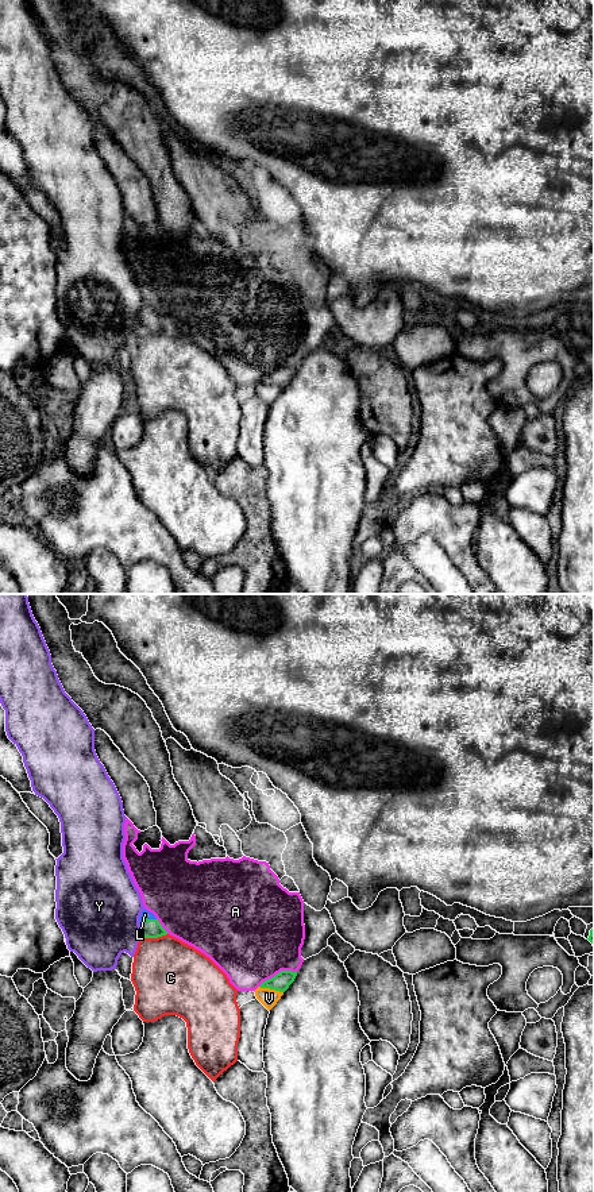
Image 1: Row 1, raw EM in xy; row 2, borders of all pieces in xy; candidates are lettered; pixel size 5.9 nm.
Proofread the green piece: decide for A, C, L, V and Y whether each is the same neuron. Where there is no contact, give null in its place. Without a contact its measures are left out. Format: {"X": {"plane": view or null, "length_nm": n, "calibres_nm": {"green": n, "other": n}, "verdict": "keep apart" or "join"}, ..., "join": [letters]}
{"A": {"plane": "xy", "length_nm": 240, "calibres_nm": {"green": 110, "other": 500}, "verdict": "keep apart"}, "C": {"plane": "xy", "length_nm": 150, "calibres_nm": {"green": 110, "other": 440}, "verdict": "keep apart"}, "L": {"plane": "xy", "length_nm": 110, "calibres_nm": {"green": 110, "other": 50}, "verdict": "join"}, "V": {"plane": "xy", "length_nm": 150, "calibres_nm": {"green": 110, "other": 110}, "verdict": "keep apart"}, "Y": {"plane": "xy", "length_nm": 70, "calibres_nm": {"green": 110, "other": 460}, "verdict": "keep apart"}, "join": ["L"]}

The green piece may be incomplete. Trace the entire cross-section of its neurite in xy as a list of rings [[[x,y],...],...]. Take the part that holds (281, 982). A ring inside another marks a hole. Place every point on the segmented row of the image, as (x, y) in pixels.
[[[281,971],[274,977],[263,981],[259,987],[285,992],[289,988],[289,985],[294,981],[296,976],[297,972]]]

